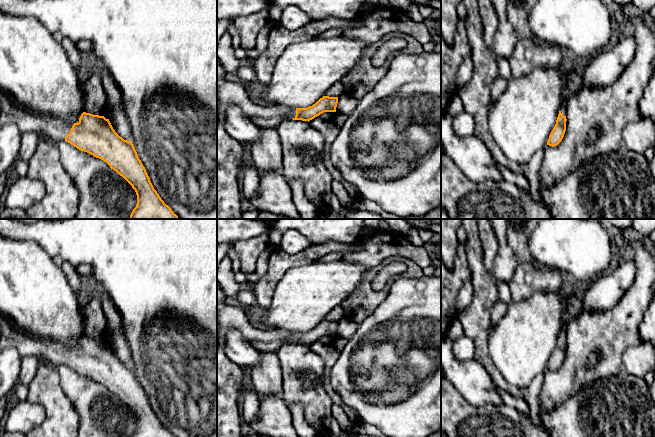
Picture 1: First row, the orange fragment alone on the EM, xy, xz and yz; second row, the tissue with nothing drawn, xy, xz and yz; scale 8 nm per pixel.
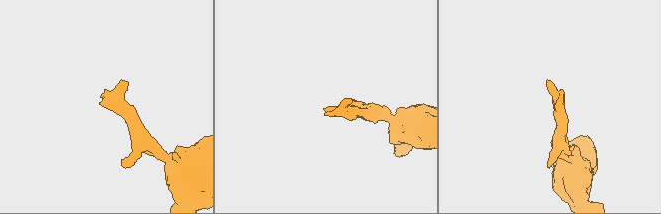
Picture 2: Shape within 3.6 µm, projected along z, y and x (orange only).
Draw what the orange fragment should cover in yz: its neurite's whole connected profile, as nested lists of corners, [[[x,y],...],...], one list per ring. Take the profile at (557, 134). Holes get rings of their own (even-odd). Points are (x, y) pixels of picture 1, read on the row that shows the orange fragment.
[[[561,106],[556,124],[549,135],[547,145],[554,147],[562,141],[566,131],[566,121],[566,108]]]

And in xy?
[[[0,88],[0,130],[7,123],[15,124],[21,133],[44,132],[48,140],[54,143],[65,140],[77,149],[106,162],[110,168],[122,176],[136,192],[137,204],[129,219],[180,219],[172,209],[164,203],[154,189],[132,142],[120,137],[113,129],[109,119],[106,119],[104,116],[83,112],[78,123],[67,124],[59,119],[42,117],[21,108],[14,102],[9,94]]]

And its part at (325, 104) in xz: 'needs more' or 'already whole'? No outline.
needs more

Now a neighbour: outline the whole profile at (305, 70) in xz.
[[[343,35],[332,38],[316,37],[291,44],[278,58],[272,79],[263,87],[259,100],[290,108],[312,106],[334,83],[349,74],[368,48],[368,43]]]

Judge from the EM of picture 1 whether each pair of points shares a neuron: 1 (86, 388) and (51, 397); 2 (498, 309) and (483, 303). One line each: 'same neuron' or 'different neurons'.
1: different neurons
2: different neurons

